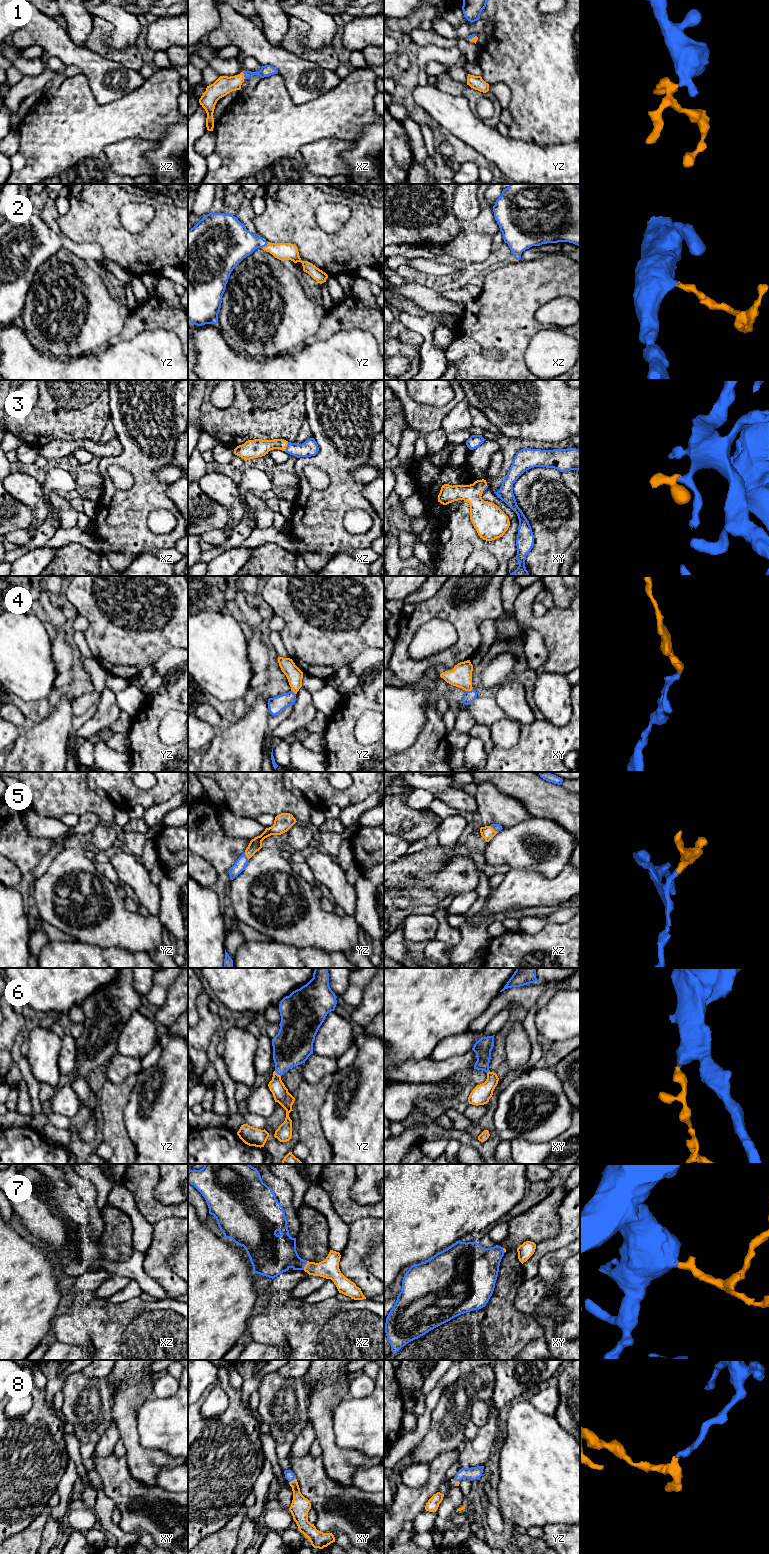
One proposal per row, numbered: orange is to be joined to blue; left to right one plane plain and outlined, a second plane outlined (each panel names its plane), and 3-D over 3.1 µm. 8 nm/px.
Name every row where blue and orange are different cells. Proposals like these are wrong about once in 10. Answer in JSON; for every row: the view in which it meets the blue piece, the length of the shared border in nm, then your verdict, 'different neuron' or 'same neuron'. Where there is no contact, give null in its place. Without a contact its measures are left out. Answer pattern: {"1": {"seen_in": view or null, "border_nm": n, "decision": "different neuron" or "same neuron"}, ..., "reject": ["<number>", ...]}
{"1": {"seen_in": "xz", "border_nm": 50, "decision": "same neuron"}, "2": {"seen_in": "yz", "border_nm": 80, "decision": "same neuron"}, "3": {"seen_in": "xz", "border_nm": 80, "decision": "same neuron"}, "4": {"seen_in": "xy", "border_nm": 70, "decision": "same neuron"}, "5": {"seen_in": "yz", "border_nm": 80, "decision": "same neuron"}, "6": {"seen_in": "yz", "border_nm": 70, "decision": "same neuron"}, "7": {"seen_in": "xz", "border_nm": 80, "decision": "same neuron"}, "8": {"seen_in": "xy", "border_nm": 60, "decision": "same neuron"}, "reject": []}

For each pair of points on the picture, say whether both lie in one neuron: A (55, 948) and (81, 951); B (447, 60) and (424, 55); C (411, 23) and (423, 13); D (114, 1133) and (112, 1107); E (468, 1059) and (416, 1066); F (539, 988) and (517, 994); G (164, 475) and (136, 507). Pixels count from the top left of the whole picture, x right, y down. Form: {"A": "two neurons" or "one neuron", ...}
{"A": "one neuron", "B": "one neuron", "C": "one neuron", "D": "one neuron", "E": "one neuron", "F": "one neuron", "G": "two neurons"}

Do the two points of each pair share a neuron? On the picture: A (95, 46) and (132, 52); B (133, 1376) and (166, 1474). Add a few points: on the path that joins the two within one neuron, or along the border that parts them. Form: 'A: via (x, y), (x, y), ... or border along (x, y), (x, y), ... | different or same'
A: via (104, 52), (109, 55), (123, 55) | same
B: border along (177, 1465), (163, 1468), (158, 1473), (156, 1484) | different

